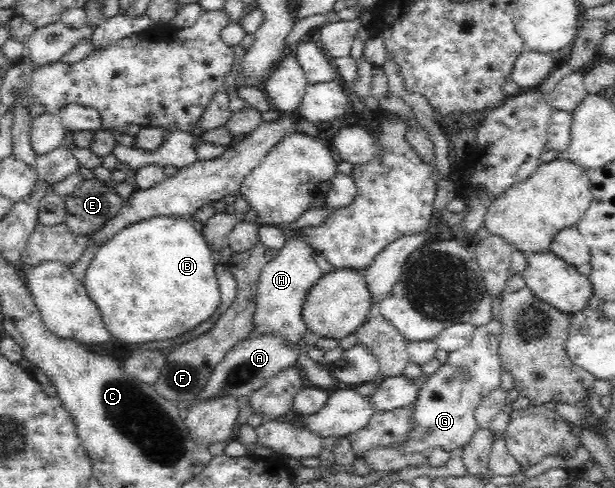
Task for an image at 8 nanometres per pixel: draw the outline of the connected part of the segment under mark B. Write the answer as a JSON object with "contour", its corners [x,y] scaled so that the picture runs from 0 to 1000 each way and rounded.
{"contour":[[[262,445],[220,455],[202,465],[161,502],[138,555],[137,586],[163,629],[169,662],[197,701],[237,705],[280,697],[335,660],[361,623],[358,572],[351,564],[343,504],[301,445]]]}

